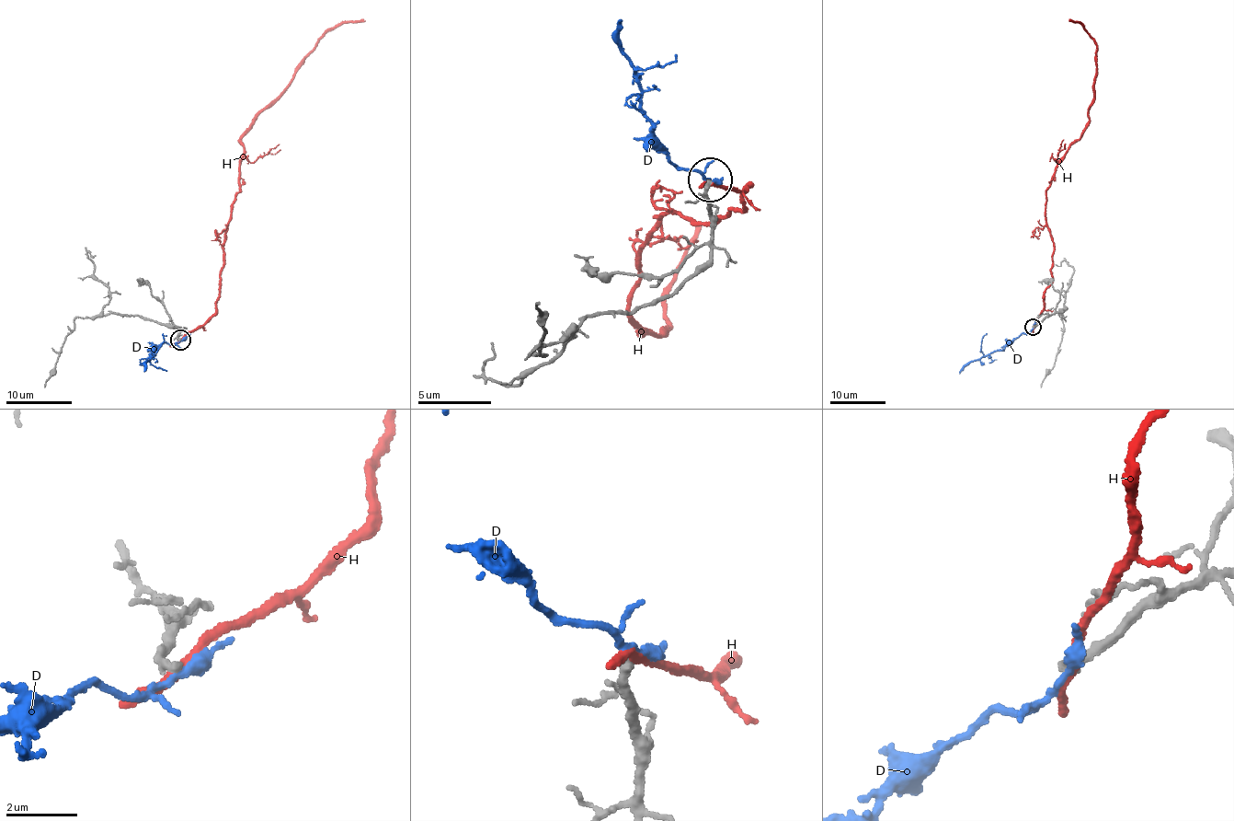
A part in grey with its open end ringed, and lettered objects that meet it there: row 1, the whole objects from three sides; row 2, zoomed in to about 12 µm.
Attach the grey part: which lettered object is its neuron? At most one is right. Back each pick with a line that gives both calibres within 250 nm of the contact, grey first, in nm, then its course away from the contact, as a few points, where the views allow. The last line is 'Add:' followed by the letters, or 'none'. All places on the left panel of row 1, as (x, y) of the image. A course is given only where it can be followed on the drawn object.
Add: none

